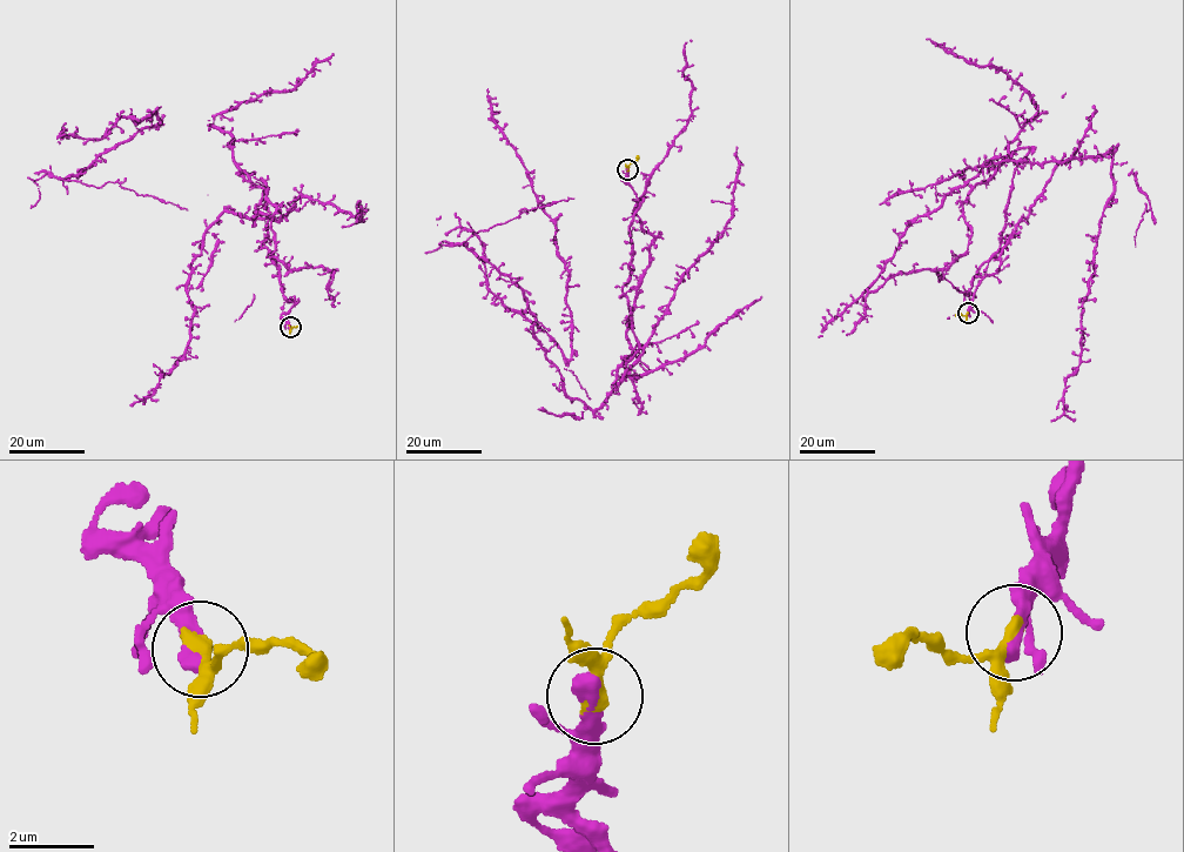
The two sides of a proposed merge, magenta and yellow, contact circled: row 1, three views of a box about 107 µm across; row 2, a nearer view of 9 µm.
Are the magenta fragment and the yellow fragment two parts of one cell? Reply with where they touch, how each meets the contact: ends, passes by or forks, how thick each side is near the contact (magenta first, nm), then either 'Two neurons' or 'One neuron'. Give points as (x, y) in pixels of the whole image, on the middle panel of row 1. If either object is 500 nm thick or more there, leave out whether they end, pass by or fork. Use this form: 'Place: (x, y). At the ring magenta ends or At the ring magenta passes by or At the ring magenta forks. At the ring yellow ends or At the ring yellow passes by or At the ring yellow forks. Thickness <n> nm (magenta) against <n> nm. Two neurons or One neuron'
Place: (627, 169). At the ring magenta ends. At the ring yellow ends. Thickness 400 nm (magenta) against 380 nm. One neuron

